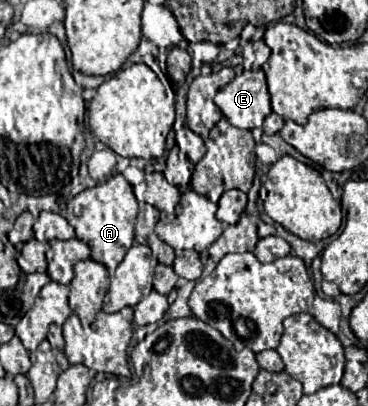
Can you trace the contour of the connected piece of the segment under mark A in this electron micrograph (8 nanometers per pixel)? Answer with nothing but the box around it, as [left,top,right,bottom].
[65,174,137,272]

